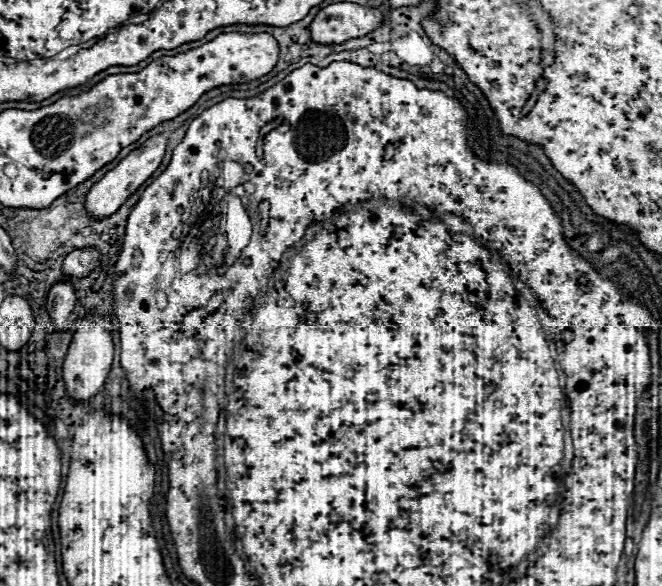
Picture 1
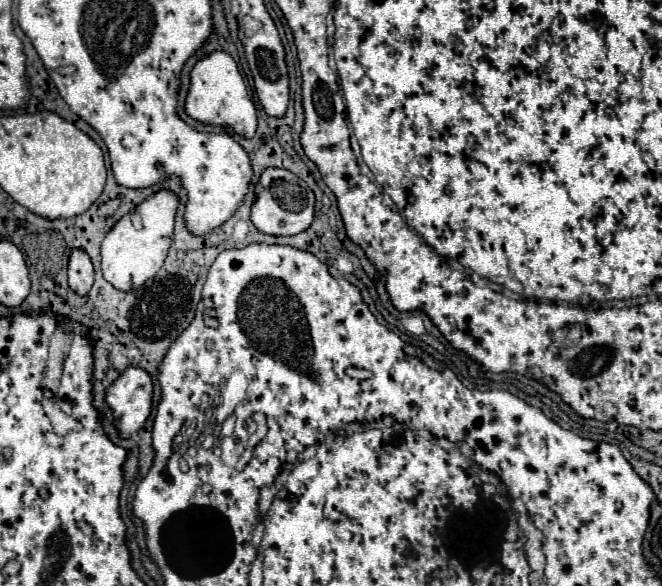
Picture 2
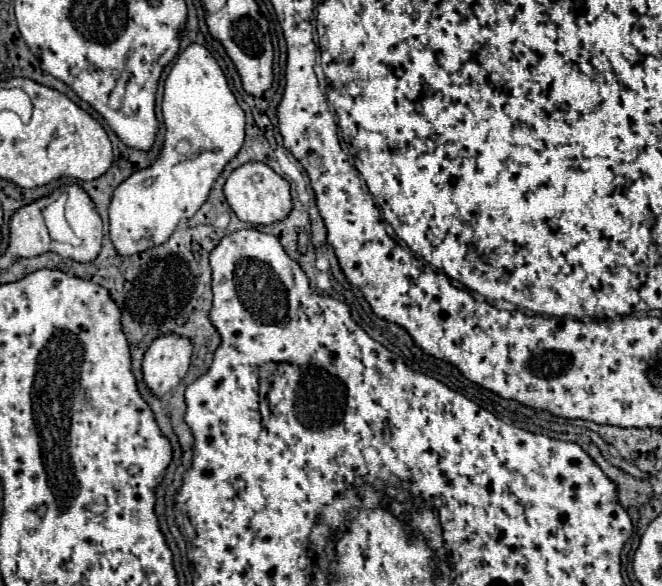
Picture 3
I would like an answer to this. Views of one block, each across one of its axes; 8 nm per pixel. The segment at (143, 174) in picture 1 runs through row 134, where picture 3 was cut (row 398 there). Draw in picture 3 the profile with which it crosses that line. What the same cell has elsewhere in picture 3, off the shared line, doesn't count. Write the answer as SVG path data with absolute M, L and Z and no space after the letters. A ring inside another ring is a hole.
M168 334L156 338L142 360L142 376L148 390L164 400L166 394L186 376L192 356L192 342L188 338Z

